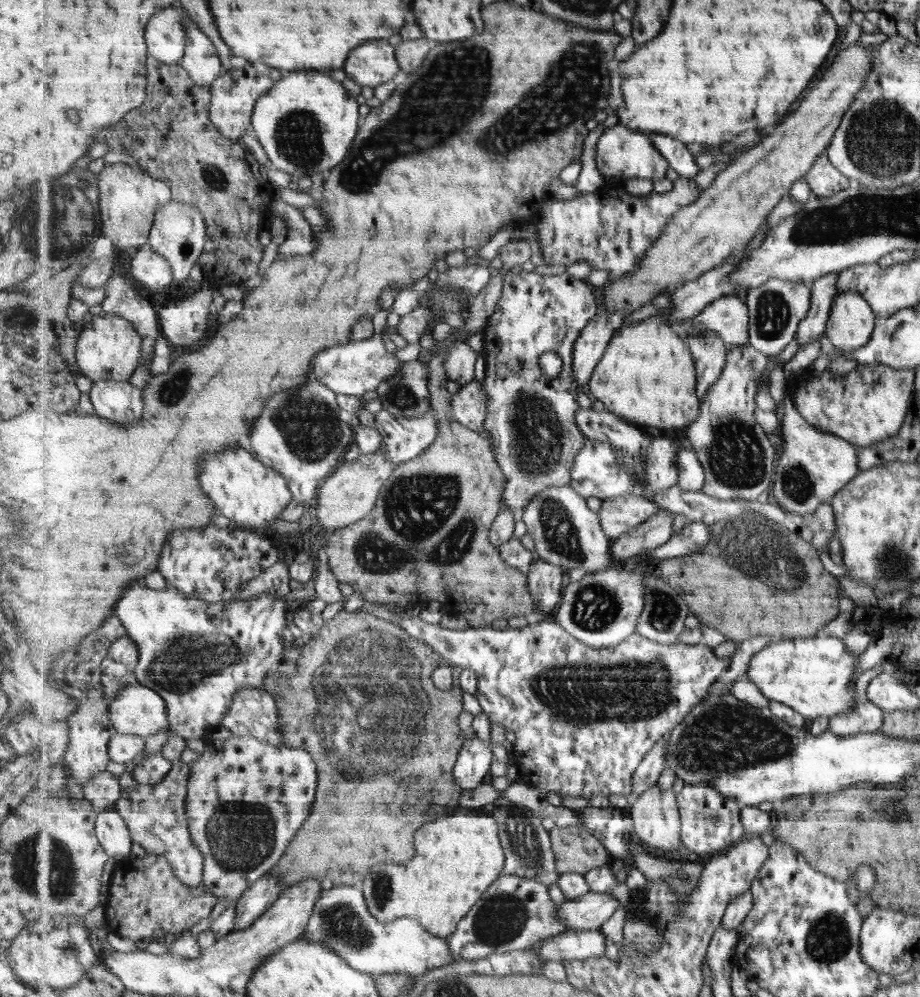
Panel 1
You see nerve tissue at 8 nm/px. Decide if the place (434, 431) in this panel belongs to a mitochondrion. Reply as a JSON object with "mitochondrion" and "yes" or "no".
{"mitochondrion":"no"}

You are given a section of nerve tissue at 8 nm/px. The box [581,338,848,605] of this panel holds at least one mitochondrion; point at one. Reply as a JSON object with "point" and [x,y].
{"point":[756,549]}

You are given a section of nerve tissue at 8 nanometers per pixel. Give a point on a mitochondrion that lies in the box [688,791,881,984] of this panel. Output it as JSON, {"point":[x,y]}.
{"point":[829,939]}

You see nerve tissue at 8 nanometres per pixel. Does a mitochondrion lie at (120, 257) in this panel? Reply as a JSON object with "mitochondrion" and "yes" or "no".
{"mitochondrion":"no"}

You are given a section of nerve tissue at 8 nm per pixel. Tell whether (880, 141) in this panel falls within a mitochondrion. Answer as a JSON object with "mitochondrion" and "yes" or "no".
{"mitochondrion":"yes"}

